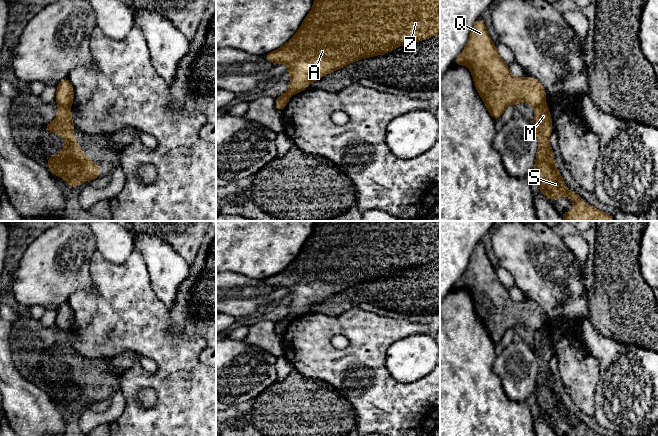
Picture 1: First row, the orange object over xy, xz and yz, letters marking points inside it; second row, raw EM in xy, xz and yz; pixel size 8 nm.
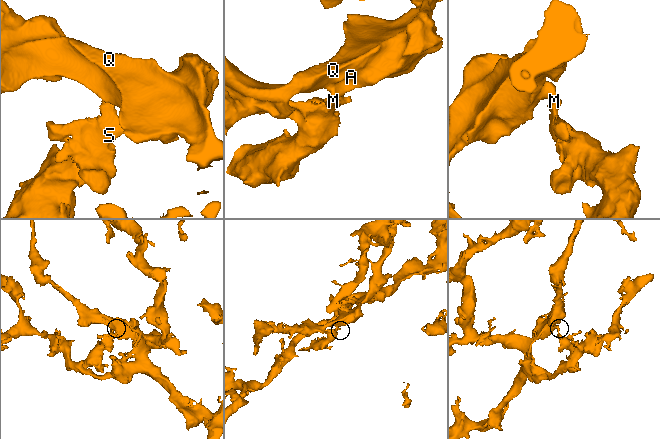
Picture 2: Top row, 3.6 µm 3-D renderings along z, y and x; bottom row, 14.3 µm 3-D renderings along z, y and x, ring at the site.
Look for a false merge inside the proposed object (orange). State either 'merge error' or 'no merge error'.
merge error

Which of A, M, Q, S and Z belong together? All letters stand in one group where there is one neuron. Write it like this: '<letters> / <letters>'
A Q Z / M S

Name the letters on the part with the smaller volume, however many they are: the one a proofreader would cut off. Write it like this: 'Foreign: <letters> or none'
Foreign: M, S

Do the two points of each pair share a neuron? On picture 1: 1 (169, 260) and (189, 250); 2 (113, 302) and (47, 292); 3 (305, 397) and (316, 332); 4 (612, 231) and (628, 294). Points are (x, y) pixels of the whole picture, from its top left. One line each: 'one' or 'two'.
1: two
2: two
3: two
4: one

